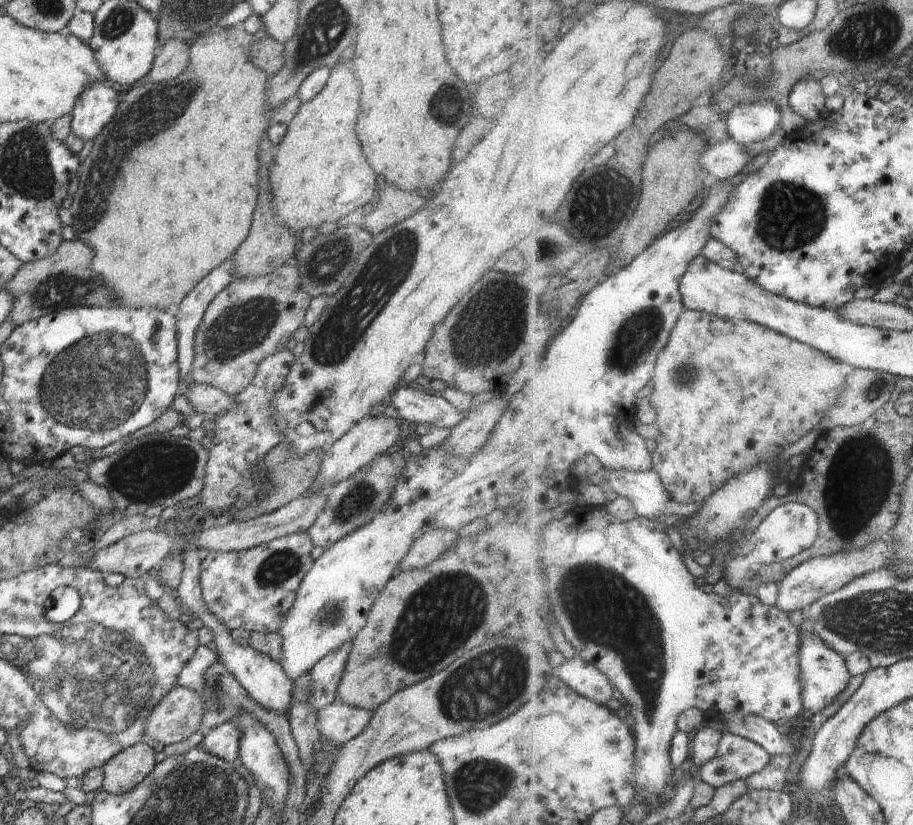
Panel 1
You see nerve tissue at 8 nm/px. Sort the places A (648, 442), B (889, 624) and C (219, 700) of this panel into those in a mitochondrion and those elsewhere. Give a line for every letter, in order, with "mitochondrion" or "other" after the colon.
A: other
B: mitochondrion
C: mitochondrion

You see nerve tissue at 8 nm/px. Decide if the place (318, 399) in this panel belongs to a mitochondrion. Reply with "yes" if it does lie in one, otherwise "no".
no

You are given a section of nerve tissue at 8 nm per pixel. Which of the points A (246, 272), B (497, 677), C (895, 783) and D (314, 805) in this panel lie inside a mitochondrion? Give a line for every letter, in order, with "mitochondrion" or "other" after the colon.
A: other
B: mitochondrion
C: other
D: other

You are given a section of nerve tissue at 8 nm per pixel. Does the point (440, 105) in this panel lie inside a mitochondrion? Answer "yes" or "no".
yes

